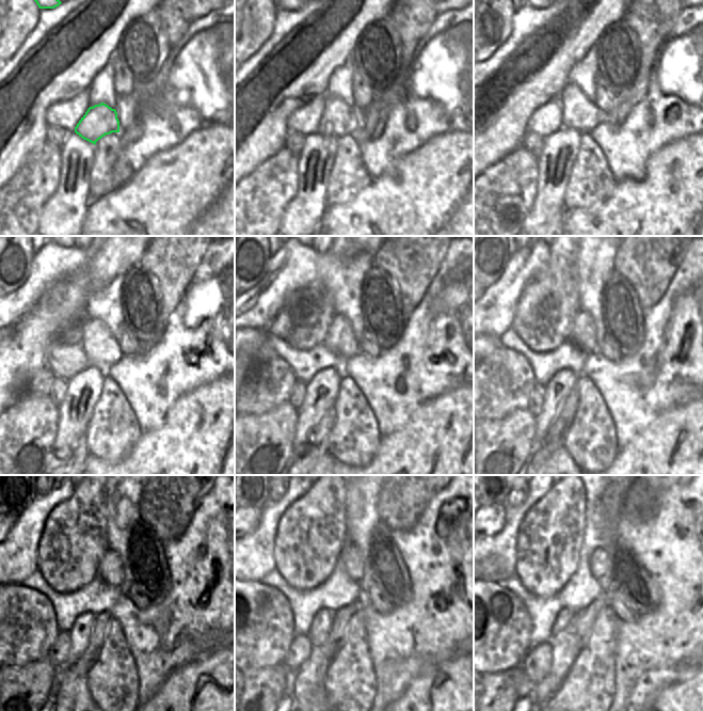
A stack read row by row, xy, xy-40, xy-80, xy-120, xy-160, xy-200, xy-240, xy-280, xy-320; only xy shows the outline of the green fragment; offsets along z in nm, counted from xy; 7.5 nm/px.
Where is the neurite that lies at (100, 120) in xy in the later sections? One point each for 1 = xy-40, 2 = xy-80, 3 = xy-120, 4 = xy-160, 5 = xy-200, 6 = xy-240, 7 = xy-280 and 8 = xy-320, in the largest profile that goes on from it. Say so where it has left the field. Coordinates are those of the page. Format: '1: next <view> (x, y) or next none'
1: next xy-40 (338, 119)
2: next xy-80 (580, 113)
3: next xy-120 (101, 349)
4: next xy-160 (340, 340)
5: next xy-200 (582, 334)
6: next xy-240 (110, 569)
7: next xy-280 (351, 558)
8: next xy-320 (598, 562)

